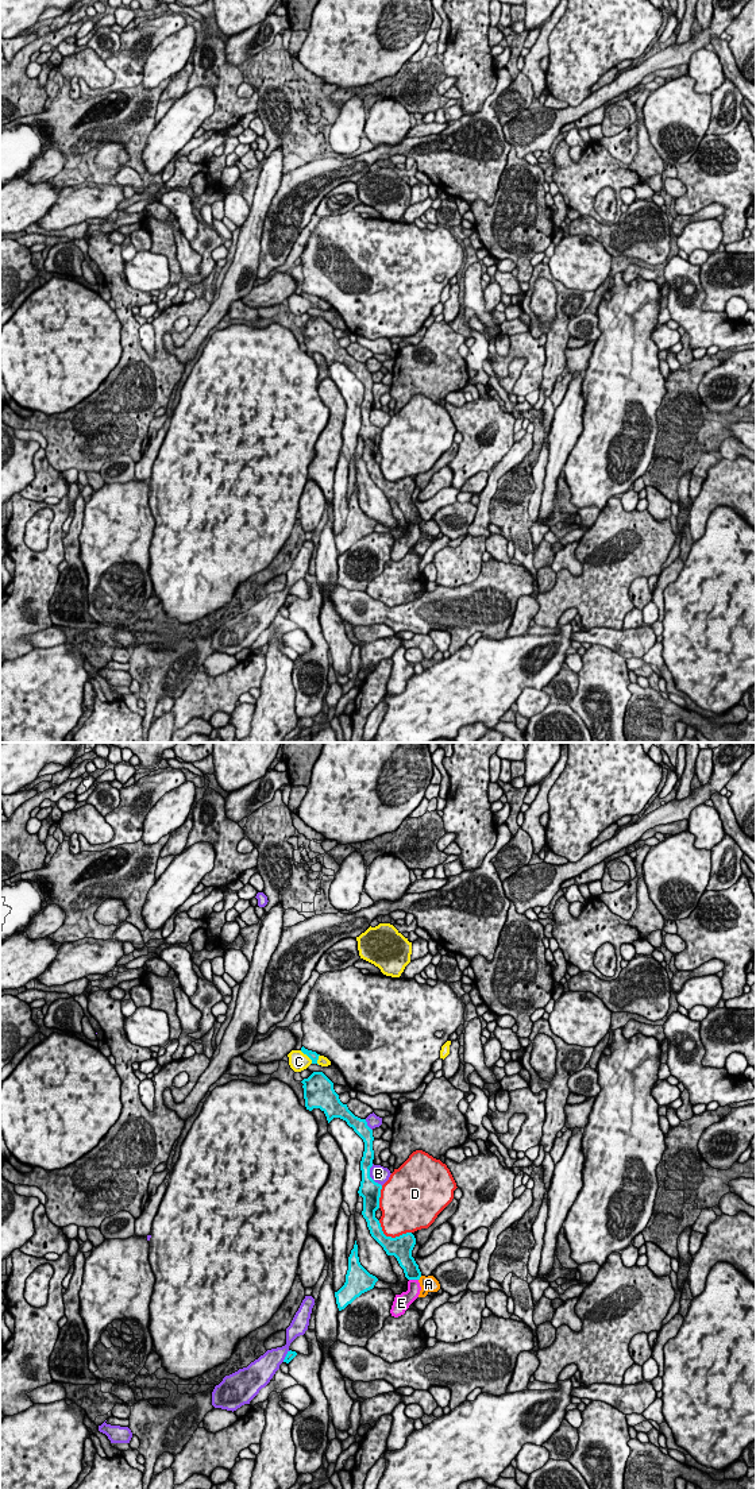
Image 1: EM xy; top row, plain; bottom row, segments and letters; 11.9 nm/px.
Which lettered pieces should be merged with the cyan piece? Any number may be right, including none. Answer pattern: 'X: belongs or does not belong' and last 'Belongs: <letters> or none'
A: does not belong
B: does not belong
C: does not belong
D: does not belong
E: does not belong
Belongs: none

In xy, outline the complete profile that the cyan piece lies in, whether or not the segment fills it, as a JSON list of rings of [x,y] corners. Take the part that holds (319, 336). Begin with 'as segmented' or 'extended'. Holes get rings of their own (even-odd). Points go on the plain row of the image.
as segmented; [[[313,316],[308,323],[301,325],[304,329],[304,343],[306,354],[320,352],[328,367],[333,362],[340,362],[347,366],[350,371],[363,383],[364,396],[360,405],[362,425],[359,431],[359,440],[363,441],[362,459],[367,466],[371,481],[383,491],[387,499],[394,499],[404,513],[408,524],[420,524],[421,516],[412,494],[416,489],[416,482],[412,477],[392,482],[382,475],[379,464],[375,462],[375,455],[379,452],[379,441],[382,429],[370,421],[370,412],[373,410],[373,374],[367,370],[366,363],[355,360],[339,343],[333,333],[333,327],[323,317]]]

